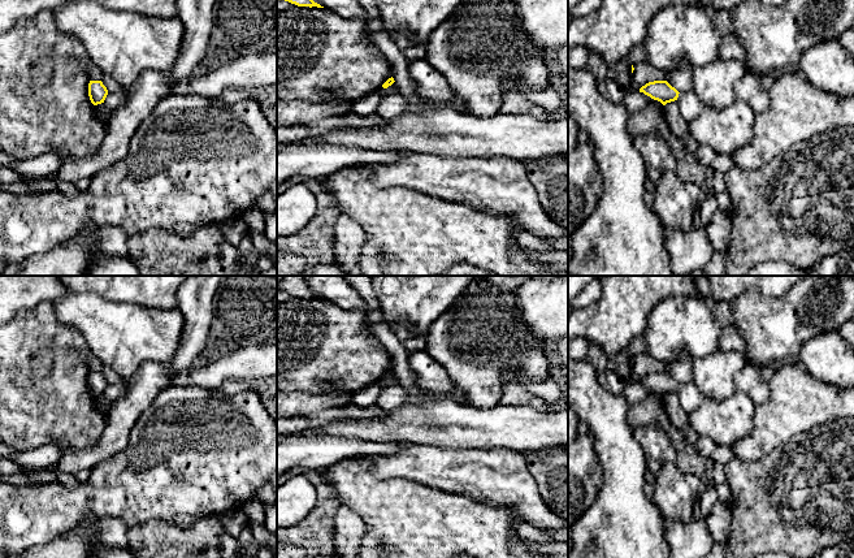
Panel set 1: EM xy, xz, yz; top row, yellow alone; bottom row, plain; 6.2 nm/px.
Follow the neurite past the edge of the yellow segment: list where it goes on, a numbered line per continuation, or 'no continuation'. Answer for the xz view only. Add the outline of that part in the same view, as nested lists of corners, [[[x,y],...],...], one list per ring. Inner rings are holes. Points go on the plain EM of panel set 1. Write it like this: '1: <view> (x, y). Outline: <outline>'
no continuation

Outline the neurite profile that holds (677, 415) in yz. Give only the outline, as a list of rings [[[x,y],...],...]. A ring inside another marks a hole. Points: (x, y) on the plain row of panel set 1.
[[[676,392],[664,397],[664,406],[673,427],[685,434],[689,427],[689,414],[680,405]]]

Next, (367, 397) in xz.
[[[378,382],[370,384],[367,388],[352,393],[351,395],[352,403],[359,407],[376,406],[380,390],[381,385]]]

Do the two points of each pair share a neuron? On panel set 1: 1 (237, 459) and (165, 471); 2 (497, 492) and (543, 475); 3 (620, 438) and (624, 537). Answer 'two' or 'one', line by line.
1: one
2: two
3: one

